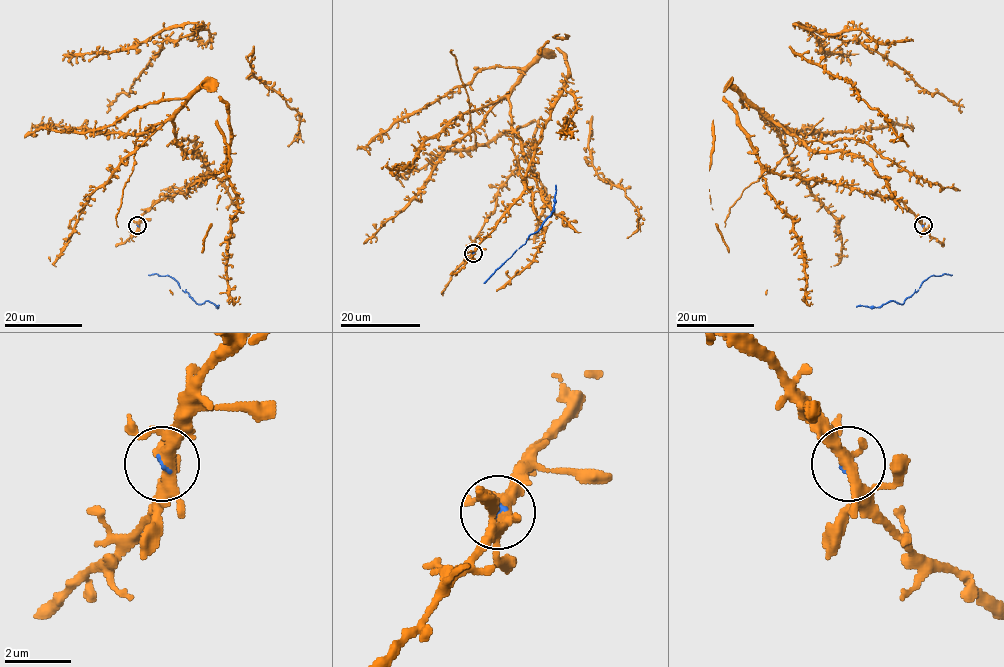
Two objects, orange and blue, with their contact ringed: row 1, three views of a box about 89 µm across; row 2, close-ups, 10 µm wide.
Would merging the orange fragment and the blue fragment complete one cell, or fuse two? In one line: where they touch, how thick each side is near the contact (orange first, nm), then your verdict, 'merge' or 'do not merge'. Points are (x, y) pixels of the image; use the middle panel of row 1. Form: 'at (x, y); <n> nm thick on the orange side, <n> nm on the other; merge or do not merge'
at (473, 253); 320 nm thick on the orange side, 80 nm on the other; merge

